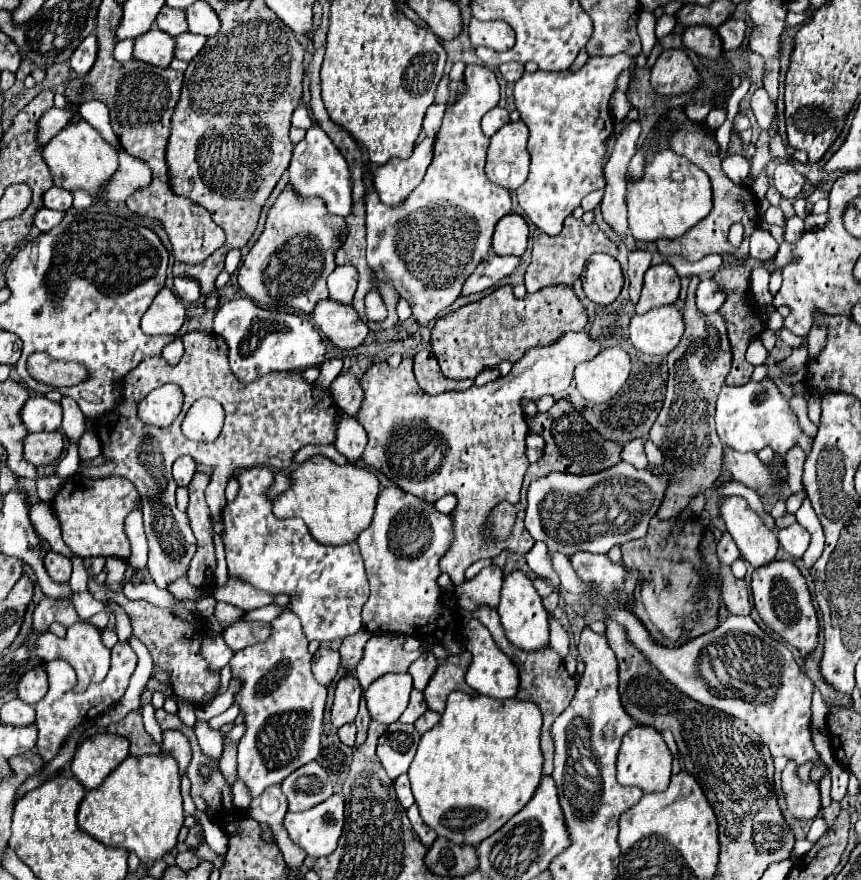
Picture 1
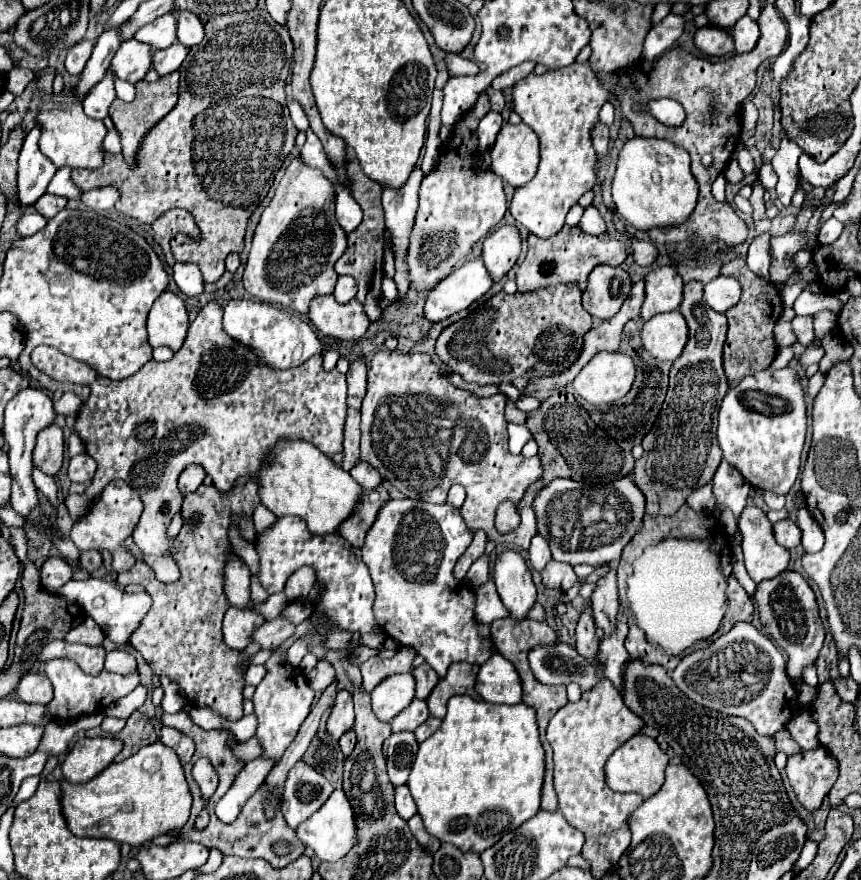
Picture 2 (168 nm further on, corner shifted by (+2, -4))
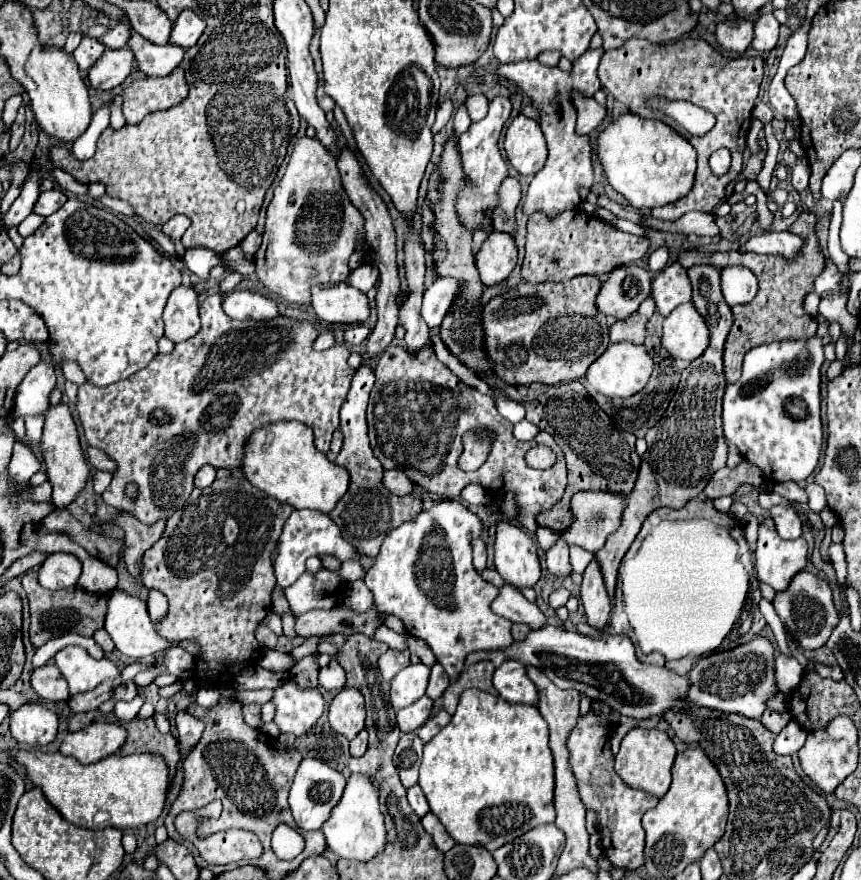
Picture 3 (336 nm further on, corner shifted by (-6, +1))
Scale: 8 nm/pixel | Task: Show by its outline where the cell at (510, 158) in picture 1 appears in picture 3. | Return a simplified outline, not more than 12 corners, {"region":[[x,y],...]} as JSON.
{"region":[[519,115],[505,153],[521,175],[535,175],[547,145],[535,119]]}

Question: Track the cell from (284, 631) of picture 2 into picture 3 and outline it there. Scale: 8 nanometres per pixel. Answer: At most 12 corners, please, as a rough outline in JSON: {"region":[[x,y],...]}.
{"region":[[307,611],[295,617],[299,637],[363,633],[373,637],[379,611]]}

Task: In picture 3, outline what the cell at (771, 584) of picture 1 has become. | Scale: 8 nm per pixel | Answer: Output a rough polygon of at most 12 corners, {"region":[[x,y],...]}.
{"region":[[799,571],[773,607],[801,649],[839,623],[825,579]]}

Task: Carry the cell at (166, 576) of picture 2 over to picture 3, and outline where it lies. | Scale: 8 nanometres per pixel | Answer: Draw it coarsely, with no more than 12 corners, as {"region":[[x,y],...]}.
{"region":[[129,513],[113,519],[125,531],[123,559],[139,577],[137,559],[157,543],[165,521],[141,525]]}

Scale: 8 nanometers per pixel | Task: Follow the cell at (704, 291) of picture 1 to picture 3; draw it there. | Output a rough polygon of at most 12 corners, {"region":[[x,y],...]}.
{"region":[[725,267],[721,291],[731,307],[757,293],[747,267]]}

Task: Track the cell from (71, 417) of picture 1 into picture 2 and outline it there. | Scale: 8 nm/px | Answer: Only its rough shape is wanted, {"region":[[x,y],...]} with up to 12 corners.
{"region":[[73,392],[53,404],[57,414],[77,416],[79,400]]}

